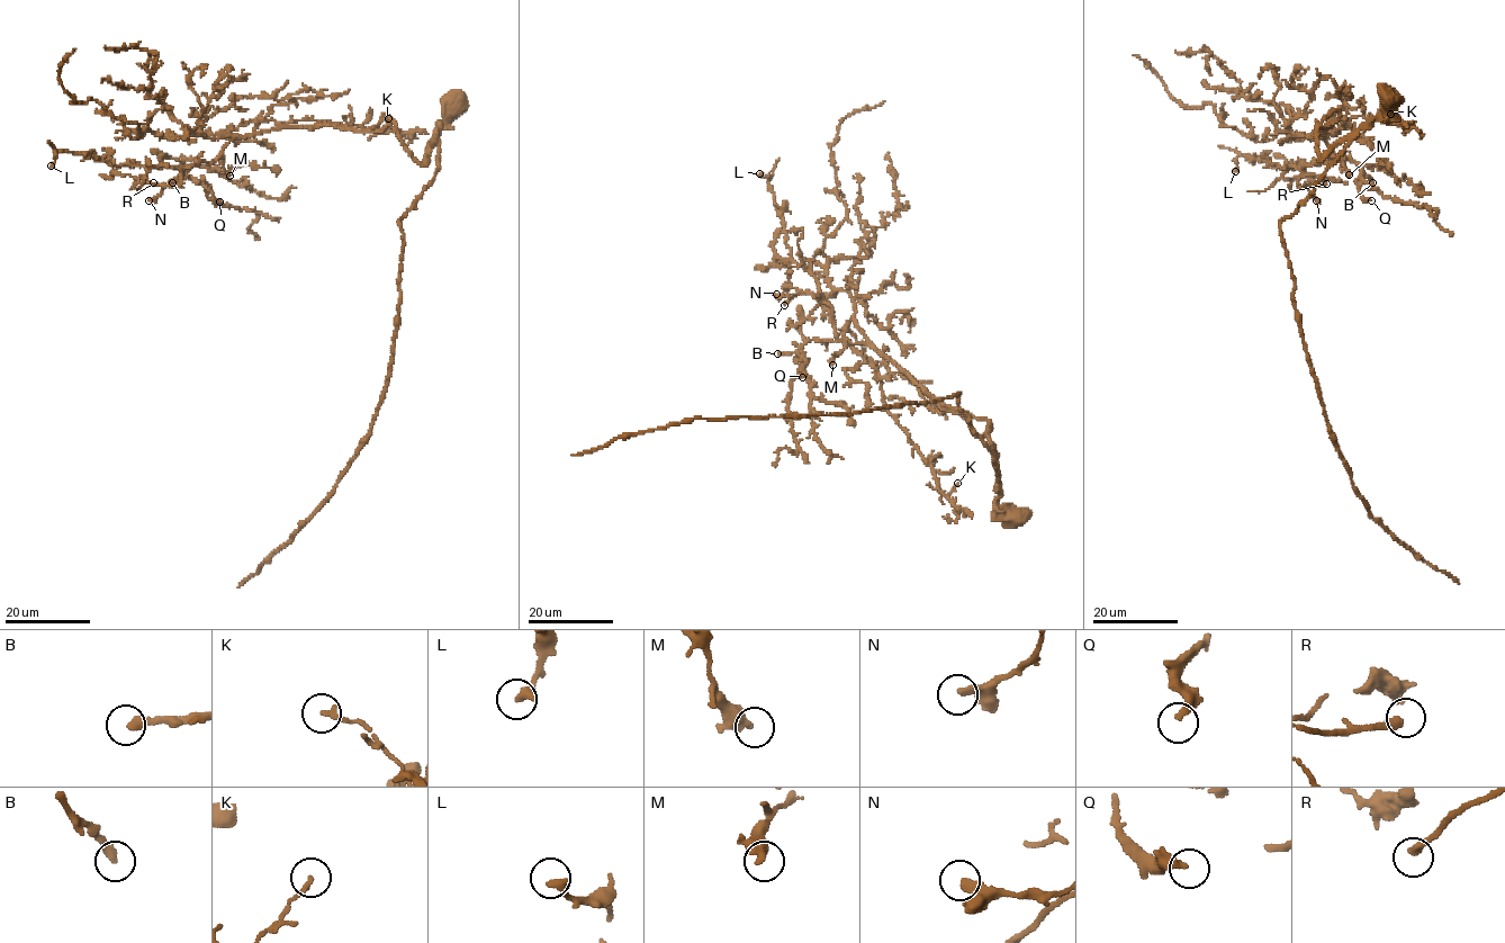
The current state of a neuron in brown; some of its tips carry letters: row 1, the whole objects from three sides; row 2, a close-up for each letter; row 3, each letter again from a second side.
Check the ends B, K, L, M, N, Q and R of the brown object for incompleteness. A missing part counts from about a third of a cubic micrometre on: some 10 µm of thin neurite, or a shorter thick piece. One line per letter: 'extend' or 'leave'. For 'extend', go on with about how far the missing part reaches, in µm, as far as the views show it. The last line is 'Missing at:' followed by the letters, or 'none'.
B: leave
K: leave
L: leave
M: leave
N: leave
Q: leave
R: extend; about 40 µm are missing
Missing at: R

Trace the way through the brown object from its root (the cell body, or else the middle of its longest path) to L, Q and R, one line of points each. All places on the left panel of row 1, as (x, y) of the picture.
L: (453, 102), (424, 163), (389, 125), (281, 126), (183, 168), (110, 165), (55, 150), (51, 165)
Q: (453, 102), (424, 163), (389, 125), (281, 126), (233, 138), (212, 161), (185, 160), (219, 201)
R: (453, 102), (424, 163), (389, 125), (281, 126), (233, 138), (176, 186), (153, 182)

